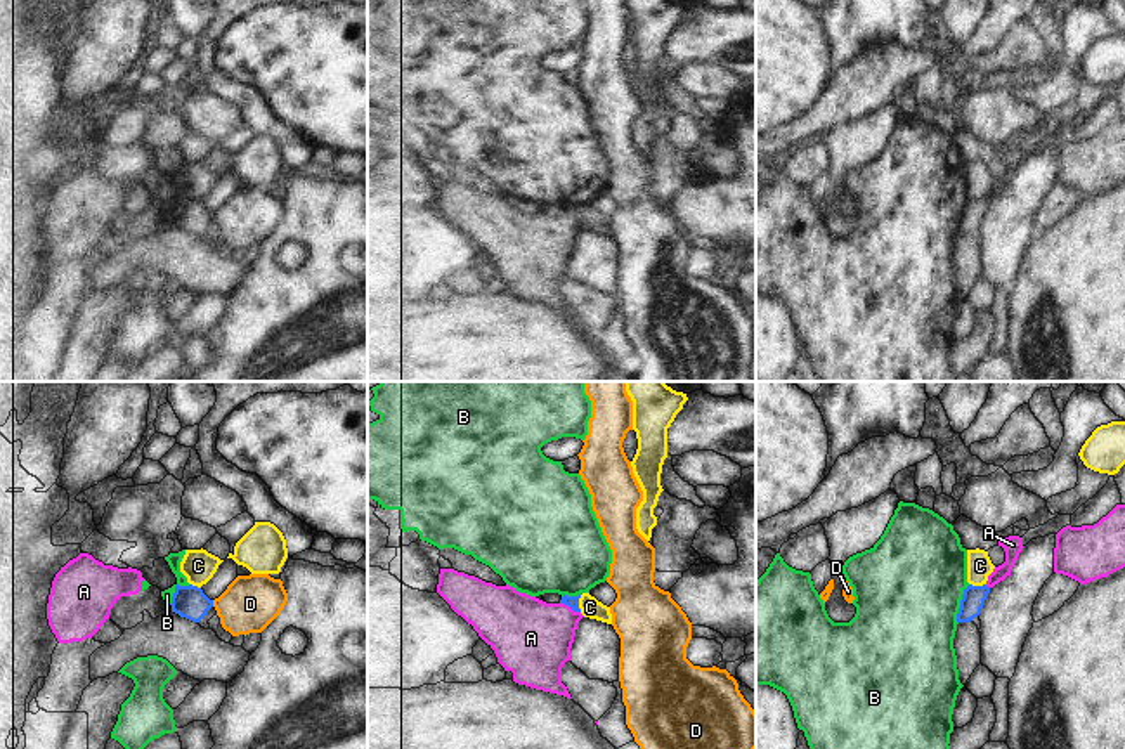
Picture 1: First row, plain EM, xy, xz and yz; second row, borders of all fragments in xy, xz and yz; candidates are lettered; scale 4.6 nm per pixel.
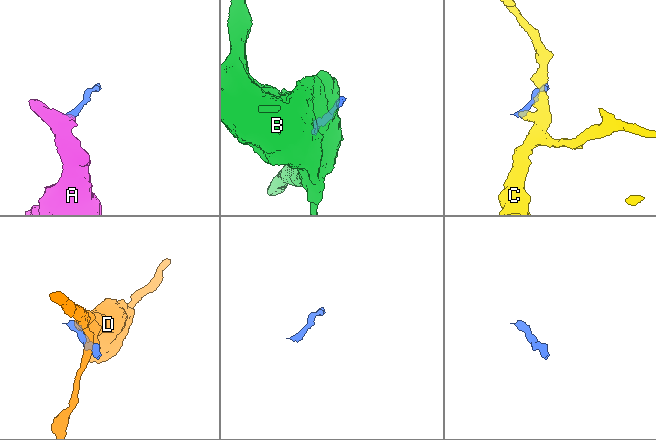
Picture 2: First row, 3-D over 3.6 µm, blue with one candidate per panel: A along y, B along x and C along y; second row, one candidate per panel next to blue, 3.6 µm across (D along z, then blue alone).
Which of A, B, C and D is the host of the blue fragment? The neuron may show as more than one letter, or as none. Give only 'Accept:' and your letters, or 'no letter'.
Accept: A.

